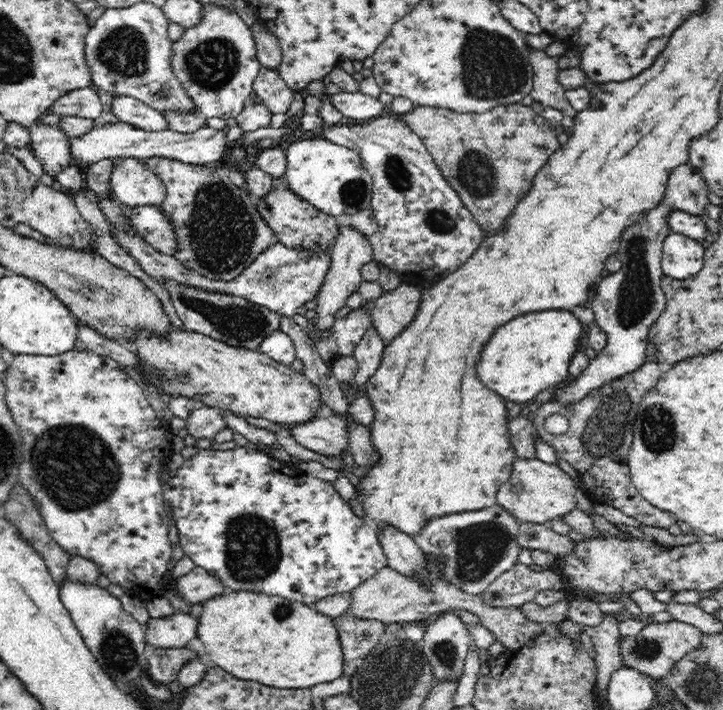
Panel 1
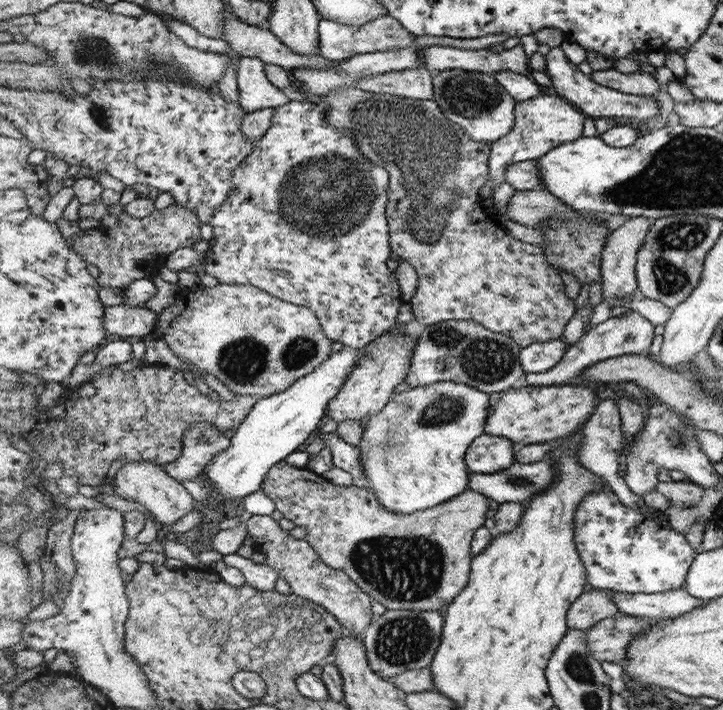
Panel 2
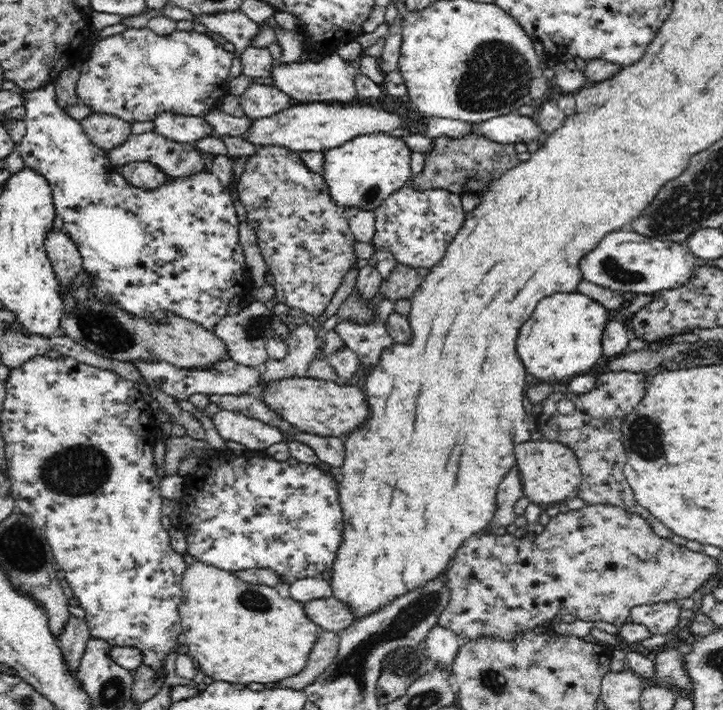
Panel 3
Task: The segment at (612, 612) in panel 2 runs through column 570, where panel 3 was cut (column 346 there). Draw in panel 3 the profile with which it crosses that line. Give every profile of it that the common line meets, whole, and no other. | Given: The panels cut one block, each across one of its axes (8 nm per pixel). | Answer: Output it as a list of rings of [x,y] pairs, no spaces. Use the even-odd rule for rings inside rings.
[[[320,598],[303,604],[307,619],[319,627],[320,631],[340,633],[352,625],[352,611],[338,599]]]

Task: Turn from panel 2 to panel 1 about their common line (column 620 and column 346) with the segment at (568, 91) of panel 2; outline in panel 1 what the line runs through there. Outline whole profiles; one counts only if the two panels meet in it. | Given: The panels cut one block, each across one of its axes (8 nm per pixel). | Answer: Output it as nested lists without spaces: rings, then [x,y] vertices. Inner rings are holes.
[[[341,91],[336,96],[332,95],[331,103],[346,118],[352,119],[352,121],[376,119],[384,112],[385,107],[379,99],[360,91],[354,92],[354,94]]]

